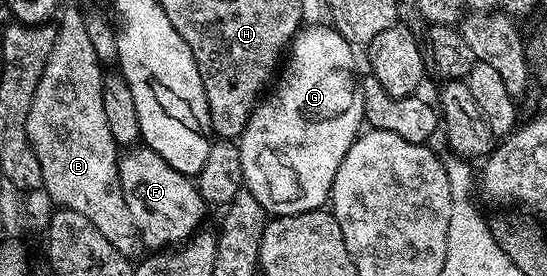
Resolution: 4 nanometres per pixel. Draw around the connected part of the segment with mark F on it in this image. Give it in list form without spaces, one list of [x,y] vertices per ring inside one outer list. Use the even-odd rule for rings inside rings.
[[[145,144],[127,149],[118,160],[124,204],[128,204],[128,212],[132,212],[143,247],[150,252],[162,252],[185,243],[203,225],[202,217],[208,213],[195,179],[185,178],[170,164]]]

